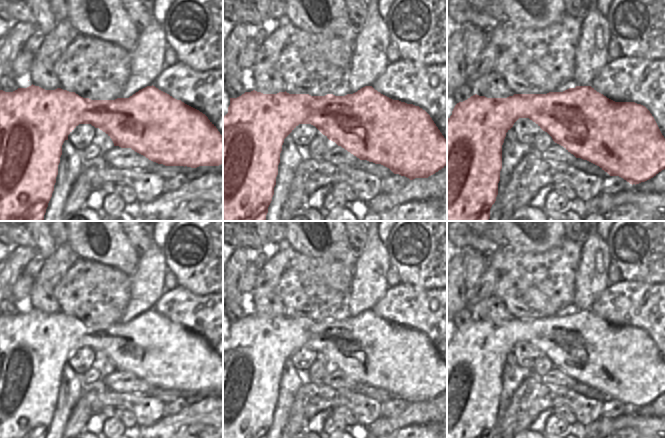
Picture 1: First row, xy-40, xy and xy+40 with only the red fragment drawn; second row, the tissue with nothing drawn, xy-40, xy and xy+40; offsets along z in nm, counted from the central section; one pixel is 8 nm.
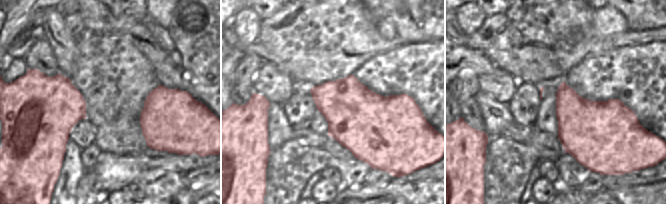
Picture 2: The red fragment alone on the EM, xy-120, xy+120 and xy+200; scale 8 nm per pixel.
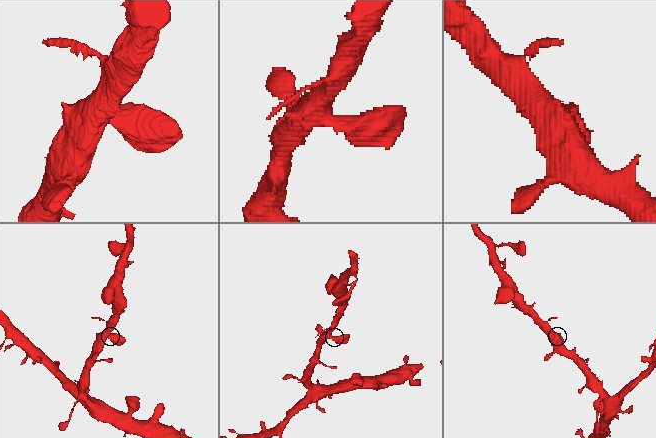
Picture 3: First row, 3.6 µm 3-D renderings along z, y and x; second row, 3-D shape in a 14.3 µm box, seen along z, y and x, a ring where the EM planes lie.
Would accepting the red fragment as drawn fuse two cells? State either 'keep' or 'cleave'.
keep

